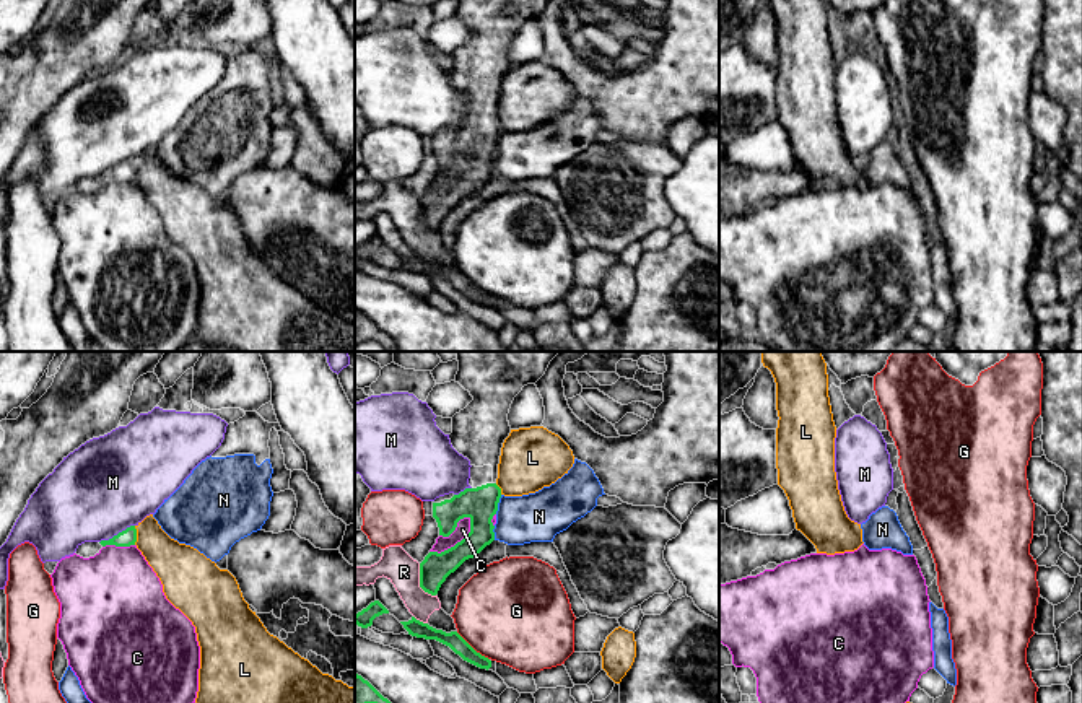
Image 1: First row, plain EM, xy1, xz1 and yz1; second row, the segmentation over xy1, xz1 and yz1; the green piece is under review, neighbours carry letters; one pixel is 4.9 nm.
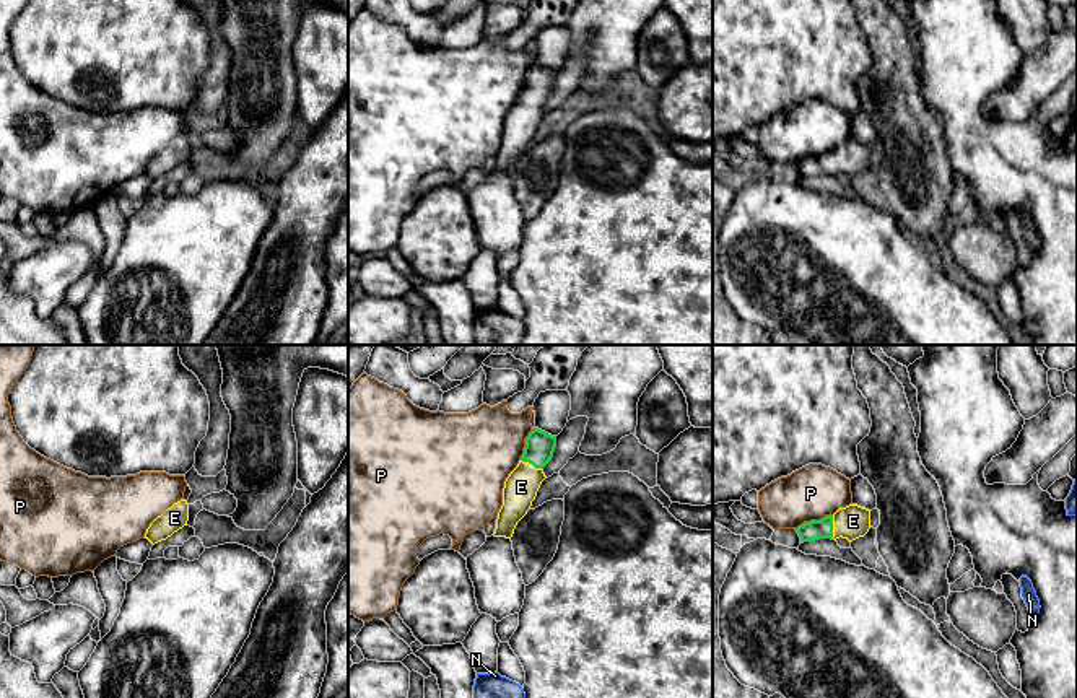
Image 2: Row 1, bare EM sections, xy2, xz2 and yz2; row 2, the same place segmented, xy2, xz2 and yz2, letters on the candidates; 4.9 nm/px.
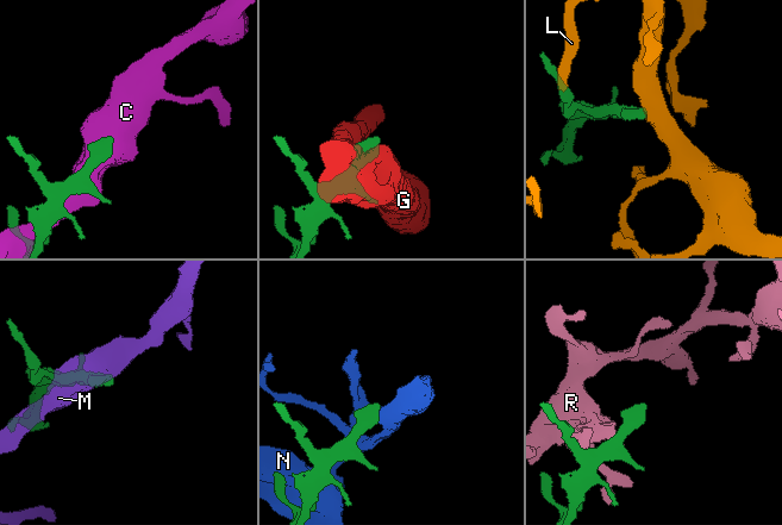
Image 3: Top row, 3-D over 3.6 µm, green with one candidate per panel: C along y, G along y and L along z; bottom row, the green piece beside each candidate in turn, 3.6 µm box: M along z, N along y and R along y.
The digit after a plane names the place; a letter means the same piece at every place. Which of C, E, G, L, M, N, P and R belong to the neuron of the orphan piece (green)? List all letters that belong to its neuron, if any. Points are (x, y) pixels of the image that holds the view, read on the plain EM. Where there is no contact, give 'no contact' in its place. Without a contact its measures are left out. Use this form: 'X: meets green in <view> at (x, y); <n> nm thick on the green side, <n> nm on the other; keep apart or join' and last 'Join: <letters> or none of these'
C: meets green in xz1 at (458, 178); 170 nm thick on the green side, 70 nm on the other; keep apart
E: meets green in yz2 at (832, 163); 100 nm thick on the green side, 160 nm on the other; join
G: meets green in xz1 at (471, 282); 80 nm thick on the green side, 500 nm on the other; keep apart
L: meets green in xy1 at (135, 171); 90 nm thick on the green side, 220 nm on the other; keep apart
M: meets green in xy1 at (117, 170); 90 nm thick on the green side, 460 nm on the other; keep apart
N: meets green in xz1 at (497, 140); 170 nm thick on the green side, 240 nm on the other; keep apart
P: meets green in yz2 at (814, 157); 100 nm thick on the green side, 260 nm on the other; keep apart
R: meets green in xz1 at (420, 218); 150 nm thick on the green side, 160 nm on the other; keep apart
Join: E

